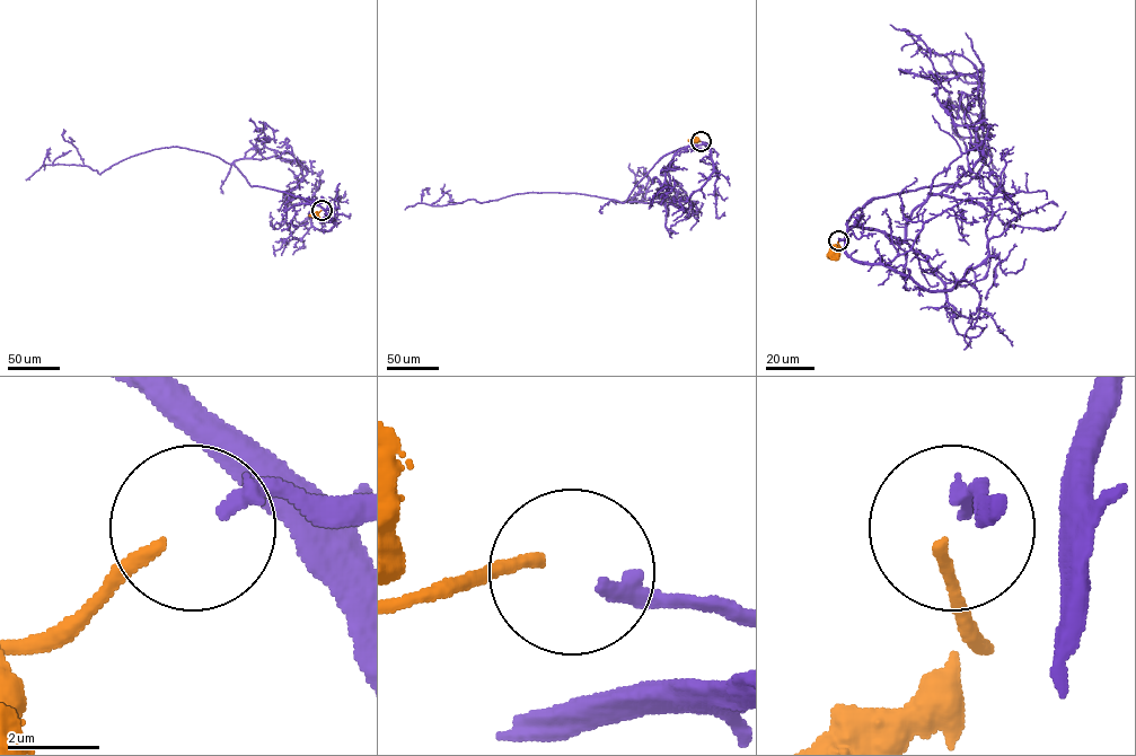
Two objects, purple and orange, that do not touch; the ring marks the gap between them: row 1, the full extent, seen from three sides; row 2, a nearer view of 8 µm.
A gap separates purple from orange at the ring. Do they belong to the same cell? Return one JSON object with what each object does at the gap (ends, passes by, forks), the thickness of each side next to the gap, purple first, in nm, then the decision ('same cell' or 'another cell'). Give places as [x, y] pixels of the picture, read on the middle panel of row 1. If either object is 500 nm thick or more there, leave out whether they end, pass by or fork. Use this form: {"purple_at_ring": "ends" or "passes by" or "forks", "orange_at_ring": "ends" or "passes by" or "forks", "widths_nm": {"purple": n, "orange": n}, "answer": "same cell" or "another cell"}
{"purple_at_ring": "ends", "orange_at_ring": "ends", "widths_nm": {"purple": 360, "orange": 280}, "answer": "same cell"}

